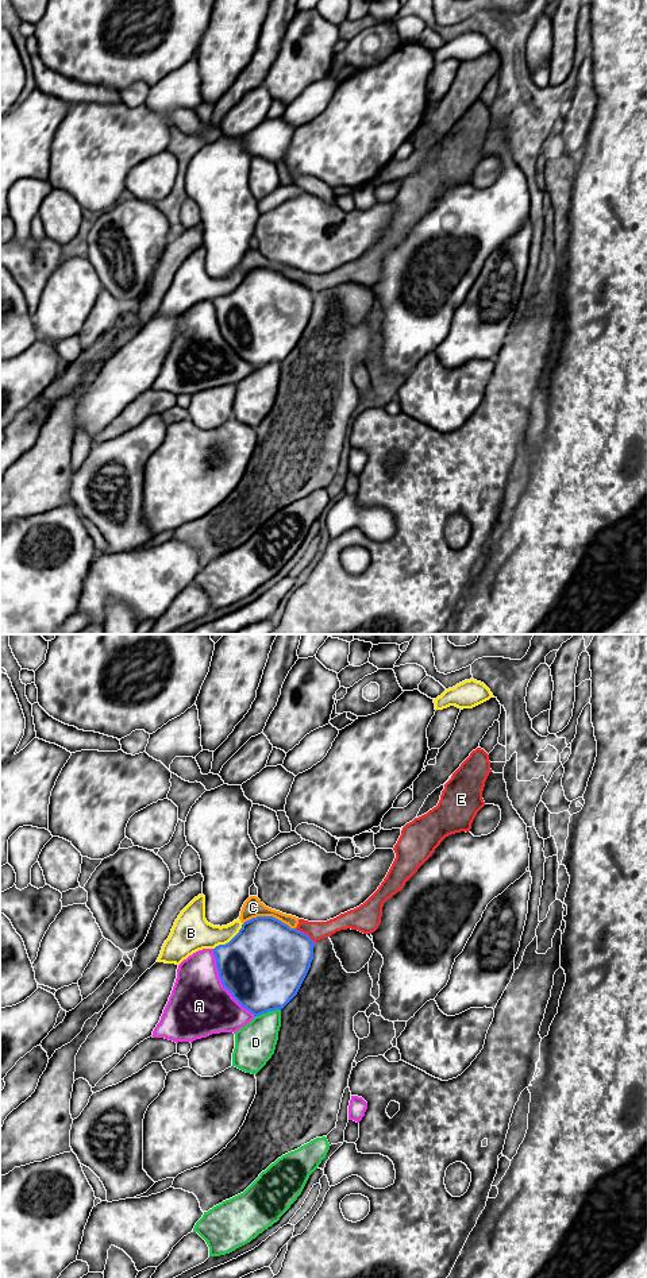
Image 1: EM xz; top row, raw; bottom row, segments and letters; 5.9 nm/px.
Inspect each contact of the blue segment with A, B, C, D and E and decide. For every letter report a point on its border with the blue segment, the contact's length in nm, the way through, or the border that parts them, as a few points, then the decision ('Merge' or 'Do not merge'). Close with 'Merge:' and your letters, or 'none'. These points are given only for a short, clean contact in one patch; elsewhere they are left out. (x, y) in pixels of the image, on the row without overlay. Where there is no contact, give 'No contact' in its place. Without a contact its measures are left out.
A: Touches blue at xz (222, 335). Shared border 480 nm. Do not merge
B: Touches blue at xz (230, 293). Shared border 240 nm. Do not merge
C: Touches blue at xz (269, 269). Shared border 320 nm. Boundary: xz (243, 274), (257, 269), (274, 269), (295, 281). Do not merge
D: Touches blue at xz (268, 363). Shared border 160 nm. Do not merge
E: Touches blue at xz (303, 285). Shared border 150 nm. Boundary: xz (295, 281), (304, 285), (314, 294). Do not merge
Merge: none

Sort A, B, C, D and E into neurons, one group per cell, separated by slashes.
A / B / C E / D

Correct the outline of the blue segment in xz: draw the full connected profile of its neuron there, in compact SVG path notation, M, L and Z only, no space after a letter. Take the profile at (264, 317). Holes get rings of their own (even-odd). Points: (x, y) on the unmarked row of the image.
M257 269L242 277L239 285L226 297L213 302L223 339L254 368L282 362L299 344L313 312L315 294L304 285L290 281L273 269Z

